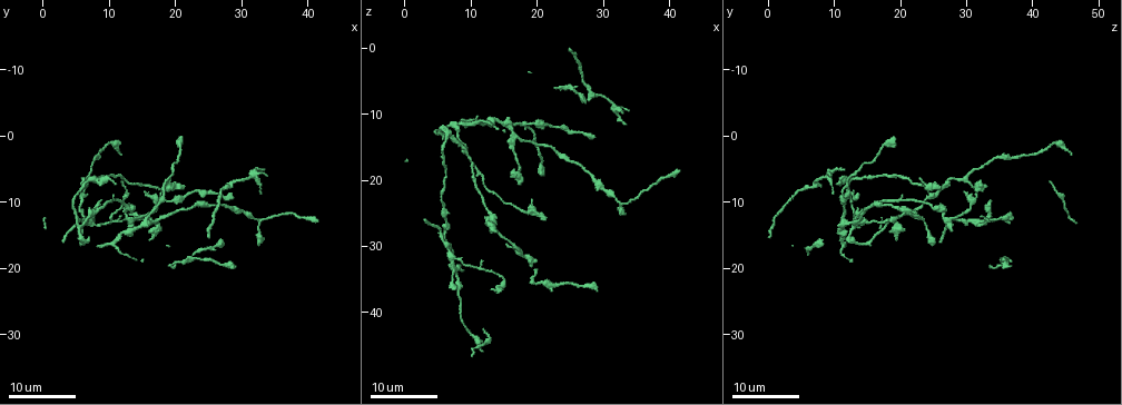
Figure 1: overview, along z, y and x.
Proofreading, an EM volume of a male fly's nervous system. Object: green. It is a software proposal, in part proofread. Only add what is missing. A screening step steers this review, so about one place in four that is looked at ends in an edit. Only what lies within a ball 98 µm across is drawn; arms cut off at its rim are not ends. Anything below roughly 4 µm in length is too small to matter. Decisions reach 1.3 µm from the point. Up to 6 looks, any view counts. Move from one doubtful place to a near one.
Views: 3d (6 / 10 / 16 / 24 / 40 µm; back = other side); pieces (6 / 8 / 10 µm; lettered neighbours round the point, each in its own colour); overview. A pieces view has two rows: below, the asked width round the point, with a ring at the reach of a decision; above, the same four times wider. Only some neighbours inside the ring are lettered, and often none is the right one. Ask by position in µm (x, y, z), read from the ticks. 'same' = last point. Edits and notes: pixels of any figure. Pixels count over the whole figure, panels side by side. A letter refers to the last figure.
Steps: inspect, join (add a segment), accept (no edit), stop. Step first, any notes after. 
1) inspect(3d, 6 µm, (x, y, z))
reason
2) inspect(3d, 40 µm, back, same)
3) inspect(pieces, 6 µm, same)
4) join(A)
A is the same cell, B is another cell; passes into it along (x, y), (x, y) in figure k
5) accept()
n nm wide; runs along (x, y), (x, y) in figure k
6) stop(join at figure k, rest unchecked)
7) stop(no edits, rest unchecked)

inspect(3d, 16 µm, (33.5, 5.0, 12.0))
free end

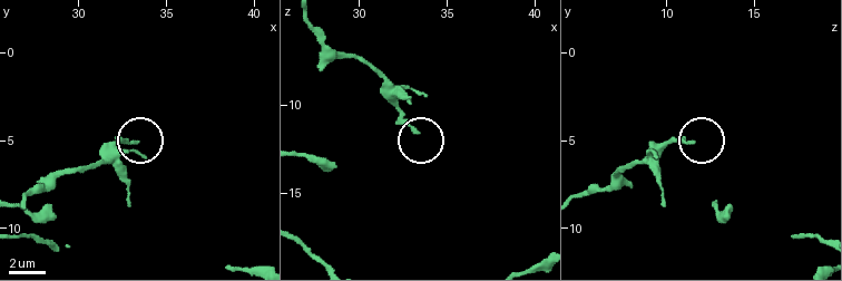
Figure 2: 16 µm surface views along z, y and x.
inspect(3d, 10 µm, (33.3, 5.1, 11.5))

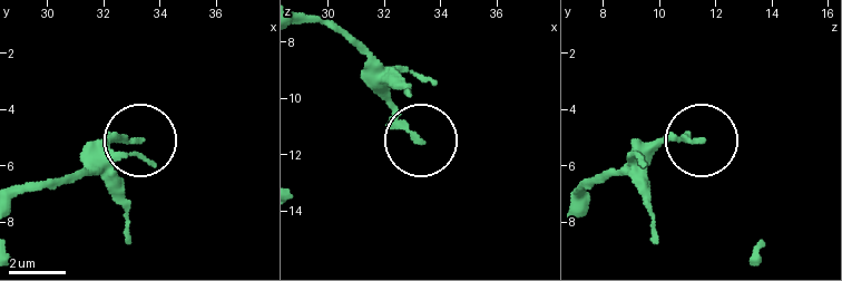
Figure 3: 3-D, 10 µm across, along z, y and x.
inspect(pieces, 8 µm, (33.4, 5.2, 11.6))
what lies round it

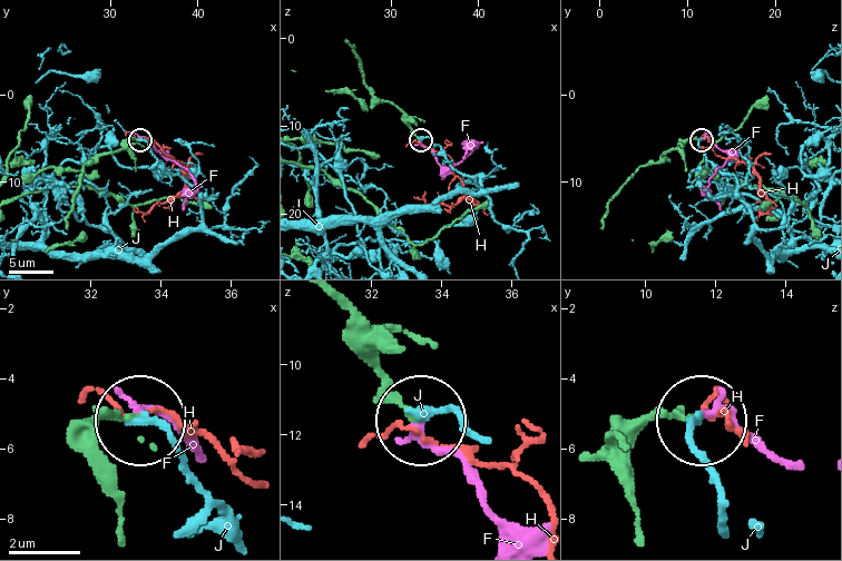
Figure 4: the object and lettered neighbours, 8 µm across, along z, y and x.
join(F)
F is the same cell, H and J are other cells; passes into it along (139, 139), (173, 157), (194, 181), (184, 210) in figure 4; the neuron continues

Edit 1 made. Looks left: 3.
inspect(overview)

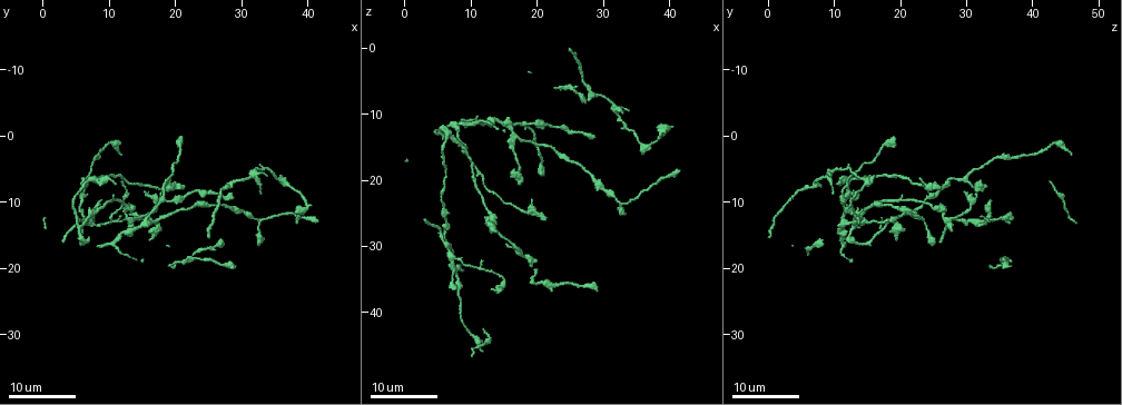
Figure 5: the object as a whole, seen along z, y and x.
inspect(3d, 24 µm, (28.5, 9.5, 13.5))
branch stops here

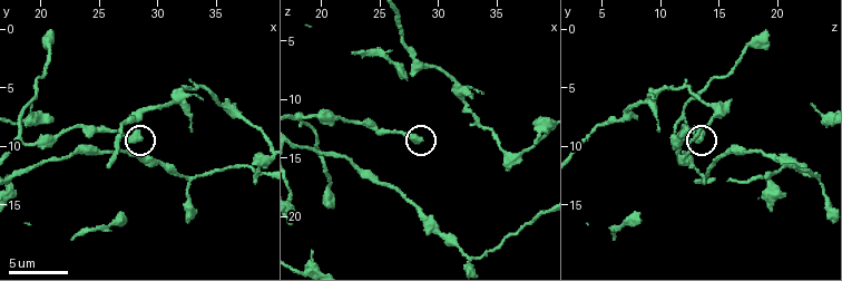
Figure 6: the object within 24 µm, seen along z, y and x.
inspect(pieces, 6 µm, (28.4, 9.2, 13.6))

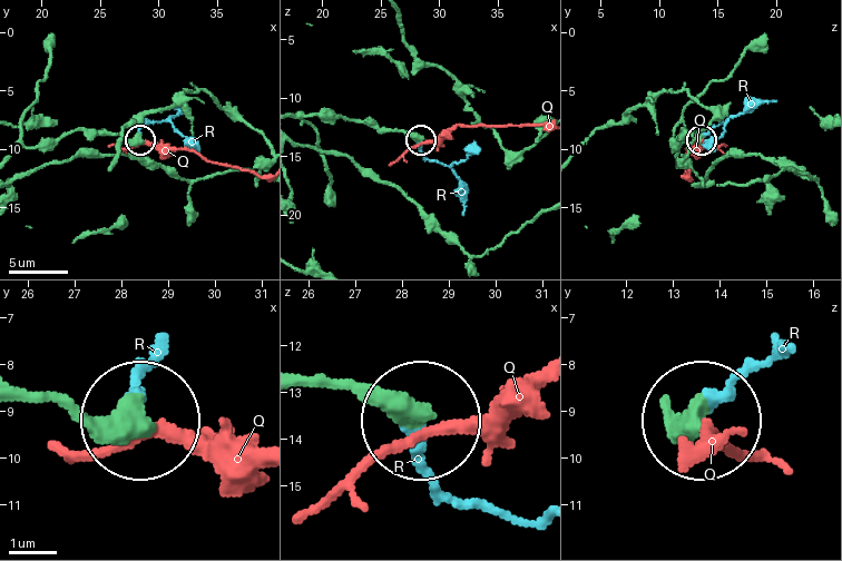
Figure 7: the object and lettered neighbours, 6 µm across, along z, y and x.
join(R)
R is the same cell, Q is another cell; the neuron continues

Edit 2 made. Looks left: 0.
stop(join at figure 4, join at figure 7, rest unchecked)

